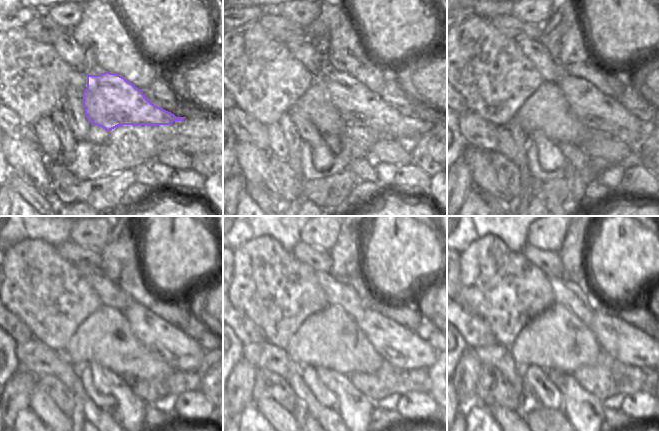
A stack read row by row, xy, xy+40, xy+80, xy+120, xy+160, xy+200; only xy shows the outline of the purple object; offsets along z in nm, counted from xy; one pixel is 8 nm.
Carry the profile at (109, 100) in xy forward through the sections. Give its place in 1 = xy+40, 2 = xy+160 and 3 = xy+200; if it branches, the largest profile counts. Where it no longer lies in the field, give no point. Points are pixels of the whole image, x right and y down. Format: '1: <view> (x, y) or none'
1: xy+40 (356, 104)
2: xy+160 (401, 347)
3: xy+200 (624, 342)

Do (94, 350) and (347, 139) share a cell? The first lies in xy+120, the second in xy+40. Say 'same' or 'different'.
different

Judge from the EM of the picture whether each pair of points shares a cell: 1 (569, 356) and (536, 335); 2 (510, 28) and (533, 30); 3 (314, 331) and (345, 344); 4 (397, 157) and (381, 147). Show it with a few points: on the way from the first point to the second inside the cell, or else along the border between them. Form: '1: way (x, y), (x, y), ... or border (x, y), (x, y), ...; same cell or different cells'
1: way (561, 348), (553, 340), (544, 340); same cell
2: way (516, 29), (527, 30); same cell
3: way (322, 338), (330, 338), (337, 343); same cell
4: way (393, 153), (385, 150); same cell

